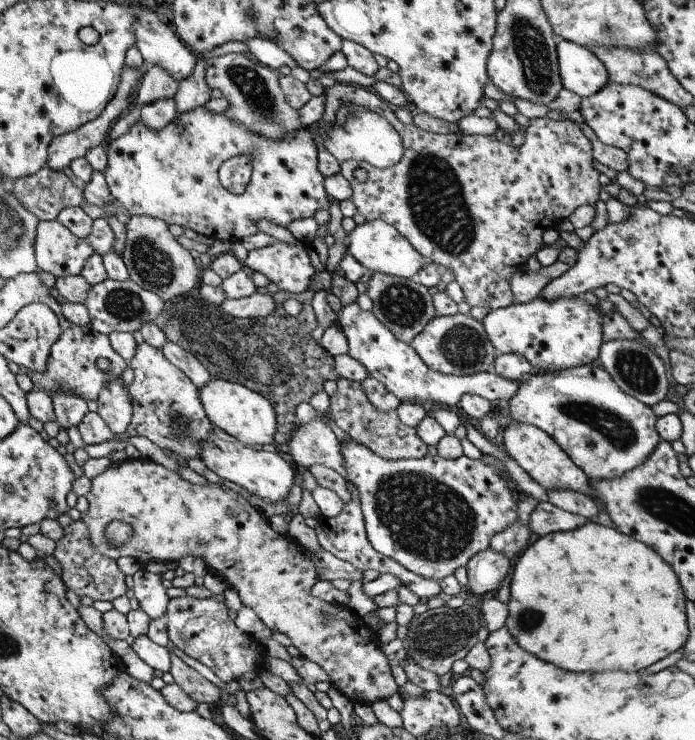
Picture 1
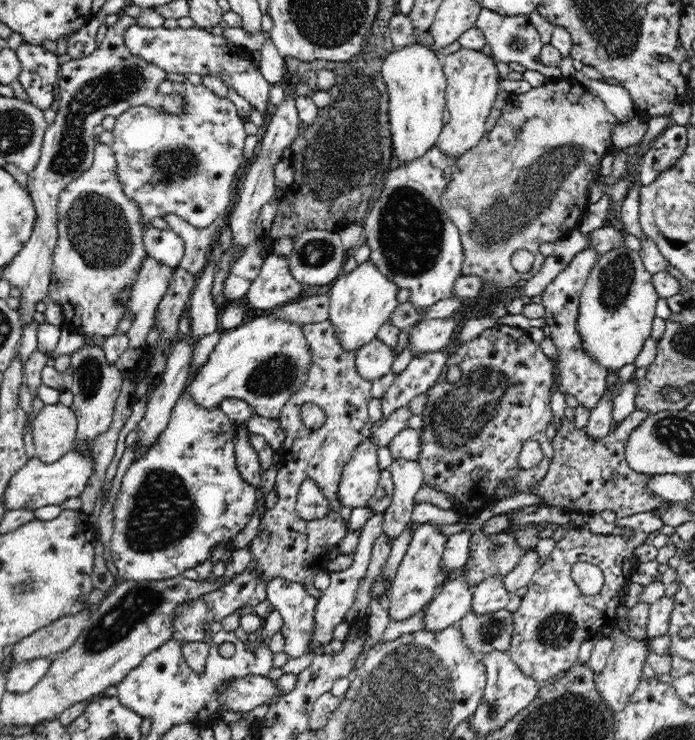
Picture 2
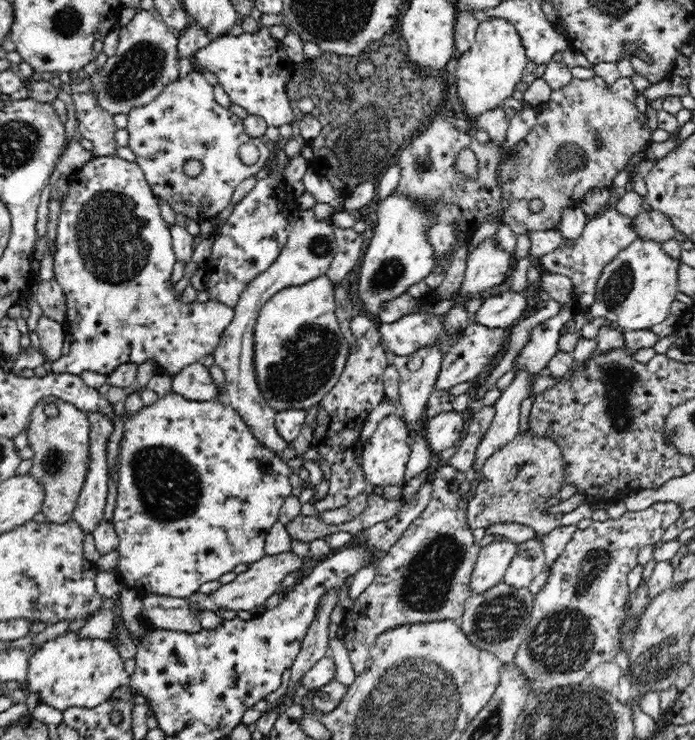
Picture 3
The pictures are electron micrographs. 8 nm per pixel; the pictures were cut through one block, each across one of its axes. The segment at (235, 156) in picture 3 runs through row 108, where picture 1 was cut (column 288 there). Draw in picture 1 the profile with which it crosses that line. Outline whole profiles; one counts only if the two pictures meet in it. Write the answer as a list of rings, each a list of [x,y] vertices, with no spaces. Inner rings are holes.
[[[199,106],[191,112],[179,114],[157,132],[147,130],[140,121],[135,122],[123,136],[108,139],[104,147],[106,164],[102,174],[112,199],[120,204],[124,216],[149,216],[167,226],[177,225],[197,235],[233,243],[258,232],[259,220],[266,219],[286,228],[293,220],[311,218],[317,210],[329,209],[329,198],[323,190],[324,177],[317,170],[318,148],[304,128],[283,136],[281,140],[271,140],[261,134],[257,136],[221,113],[213,114]],[[241,154],[251,158],[252,172],[243,194],[233,195],[218,183],[218,171],[225,160]]]

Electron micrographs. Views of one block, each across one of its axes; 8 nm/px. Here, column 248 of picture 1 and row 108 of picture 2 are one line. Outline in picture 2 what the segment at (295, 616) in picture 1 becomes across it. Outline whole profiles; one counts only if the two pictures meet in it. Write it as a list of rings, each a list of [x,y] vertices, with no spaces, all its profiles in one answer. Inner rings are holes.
[[[548,79],[542,86],[531,88],[529,92],[520,95],[509,95],[507,98],[506,106],[502,110],[502,116],[498,118],[496,126],[491,132],[486,133],[470,150],[462,153],[456,159],[456,168],[452,173],[450,182],[444,188],[442,192],[442,206],[446,211],[446,214],[450,217],[450,220],[458,227],[460,231],[461,241],[463,249],[465,250],[465,262],[461,268],[461,274],[478,274],[480,278],[483,278],[483,283],[493,282],[497,284],[497,291],[490,291],[486,296],[499,296],[503,295],[507,291],[511,290],[520,280],[528,280],[532,278],[540,270],[545,261],[545,256],[540,252],[540,244],[543,242],[555,242],[560,239],[568,231],[577,228],[578,221],[581,215],[584,213],[588,206],[588,191],[589,184],[594,179],[600,176],[600,160],[604,155],[614,150],[612,142],[612,131],[614,127],[620,123],[612,112],[608,111],[608,106],[598,98],[595,94],[592,94],[589,90],[586,90],[580,82],[575,79]],[[520,248],[526,248],[530,250],[535,256],[535,261],[528,272],[520,273],[512,267],[510,260],[512,254]]]

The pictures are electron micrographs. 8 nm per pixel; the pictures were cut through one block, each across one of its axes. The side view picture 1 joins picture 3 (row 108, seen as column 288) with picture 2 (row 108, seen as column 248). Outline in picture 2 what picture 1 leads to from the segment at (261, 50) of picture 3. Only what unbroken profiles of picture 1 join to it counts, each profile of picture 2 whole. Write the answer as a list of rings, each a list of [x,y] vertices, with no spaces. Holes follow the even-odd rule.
[[[136,25],[129,26],[126,29],[126,46],[130,50],[130,54],[141,56],[146,62],[158,65],[162,70],[172,74],[200,74],[205,77],[208,75],[216,76],[222,80],[228,90],[232,88],[236,94],[243,96],[255,109],[264,117],[264,121],[269,119],[272,106],[269,100],[269,92],[271,84],[264,78],[264,75],[258,69],[258,65],[254,64],[252,52],[244,49],[242,46],[232,44],[224,35],[216,35],[211,29],[203,28],[142,28]]]

